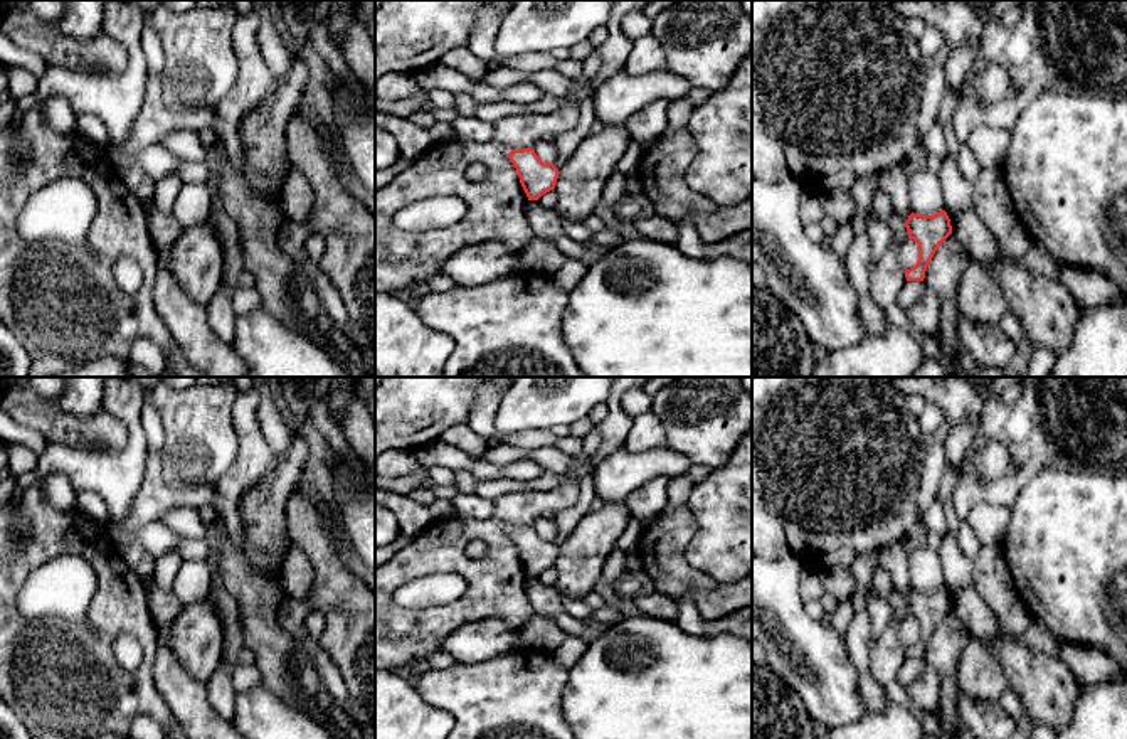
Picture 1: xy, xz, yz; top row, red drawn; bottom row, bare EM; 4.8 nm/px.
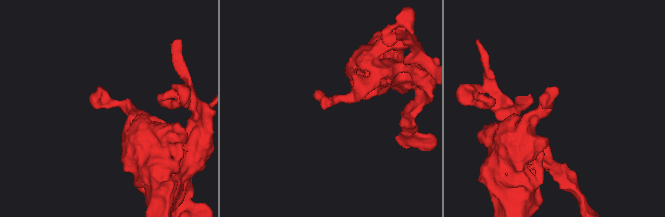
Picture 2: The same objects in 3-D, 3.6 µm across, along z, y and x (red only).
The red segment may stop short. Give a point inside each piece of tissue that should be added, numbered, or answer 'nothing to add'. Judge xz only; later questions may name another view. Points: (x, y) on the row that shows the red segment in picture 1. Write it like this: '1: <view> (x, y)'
nothing to add

